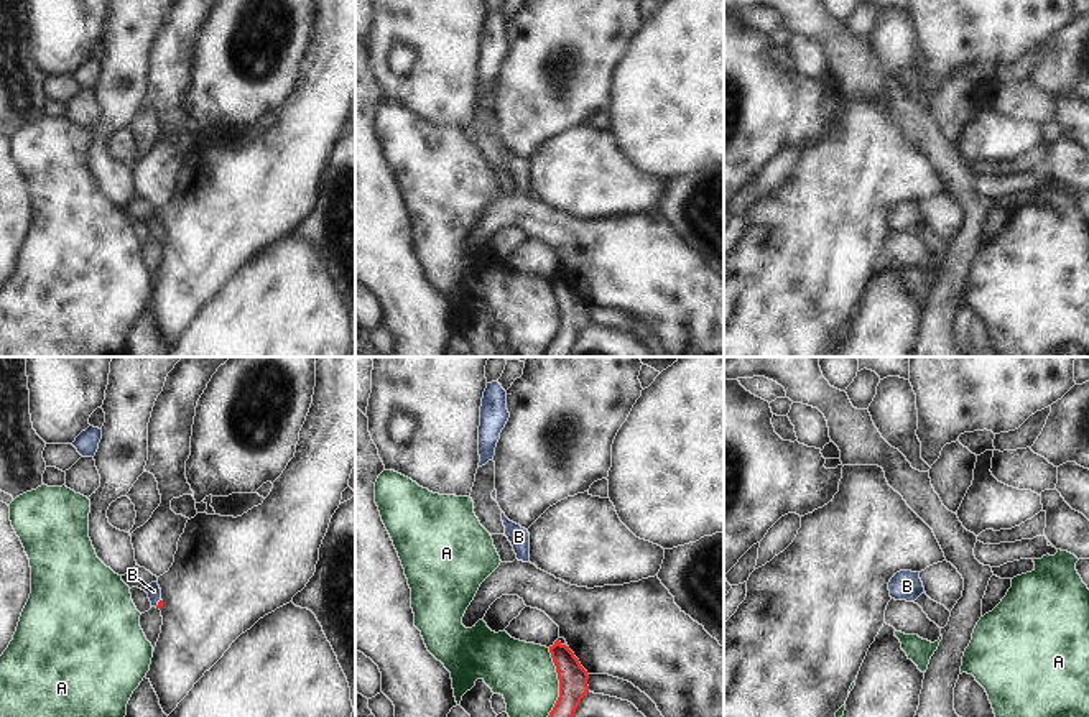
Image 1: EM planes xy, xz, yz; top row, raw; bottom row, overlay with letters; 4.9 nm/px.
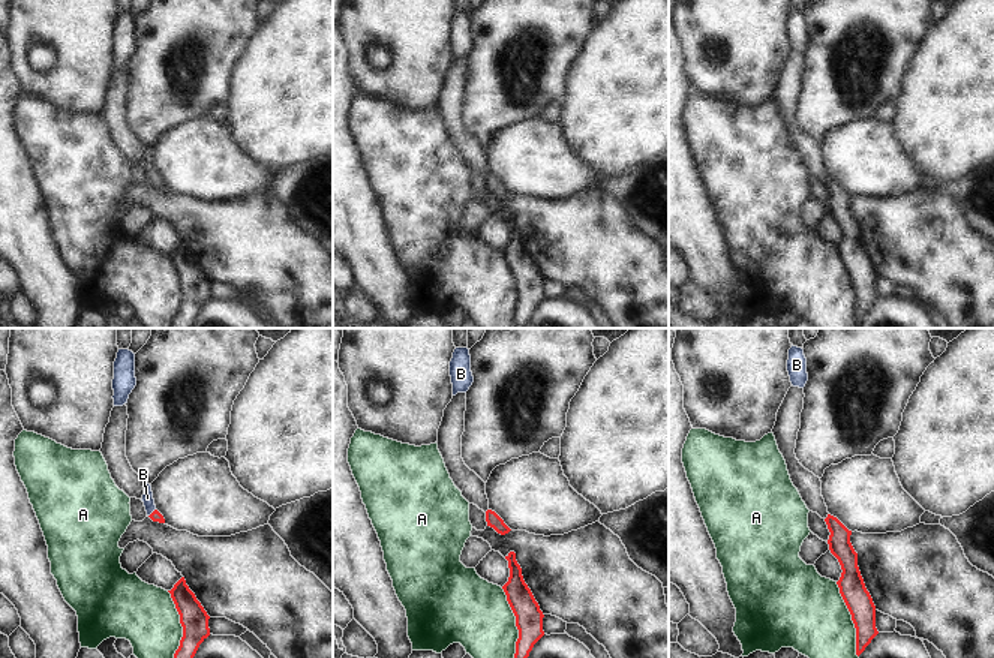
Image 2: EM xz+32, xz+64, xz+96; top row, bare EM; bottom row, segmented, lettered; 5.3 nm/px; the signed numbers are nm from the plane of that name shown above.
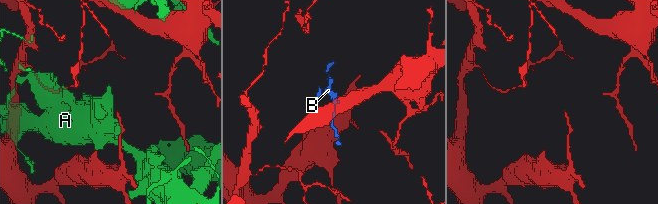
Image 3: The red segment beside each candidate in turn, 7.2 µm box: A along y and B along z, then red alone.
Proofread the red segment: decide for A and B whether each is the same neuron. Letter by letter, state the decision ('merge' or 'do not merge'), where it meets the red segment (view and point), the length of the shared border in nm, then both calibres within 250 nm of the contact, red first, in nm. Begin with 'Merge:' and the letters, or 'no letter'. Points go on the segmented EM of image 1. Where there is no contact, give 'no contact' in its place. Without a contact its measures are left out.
Merge: B
A: do not merge; meets red in xz at (560, 683); contact 340 nm long; 140 nm thick on the red side, 300 nm on the other
B: merge; meets red in xy at (158, 602); contact 50 nm long; 30 nm thick on the red side, 70 nm on the other

